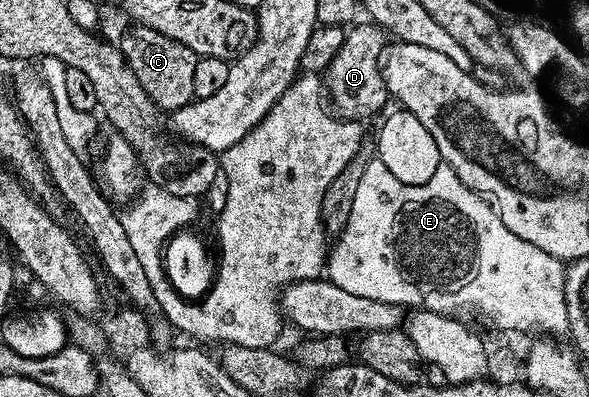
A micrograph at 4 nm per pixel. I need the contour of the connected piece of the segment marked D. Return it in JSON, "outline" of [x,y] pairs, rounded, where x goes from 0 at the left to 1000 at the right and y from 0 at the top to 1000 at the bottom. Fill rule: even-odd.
{"outline":[[[618,50],[613,65],[603,65],[599,63],[586,83],[584,108],[553,179],[553,194],[557,194],[553,237],[560,249],[562,275],[586,302],[632,297],[657,257],[662,257],[649,174],[649,139],[655,123],[655,103],[652,106],[655,78],[650,65],[630,50]]]}

